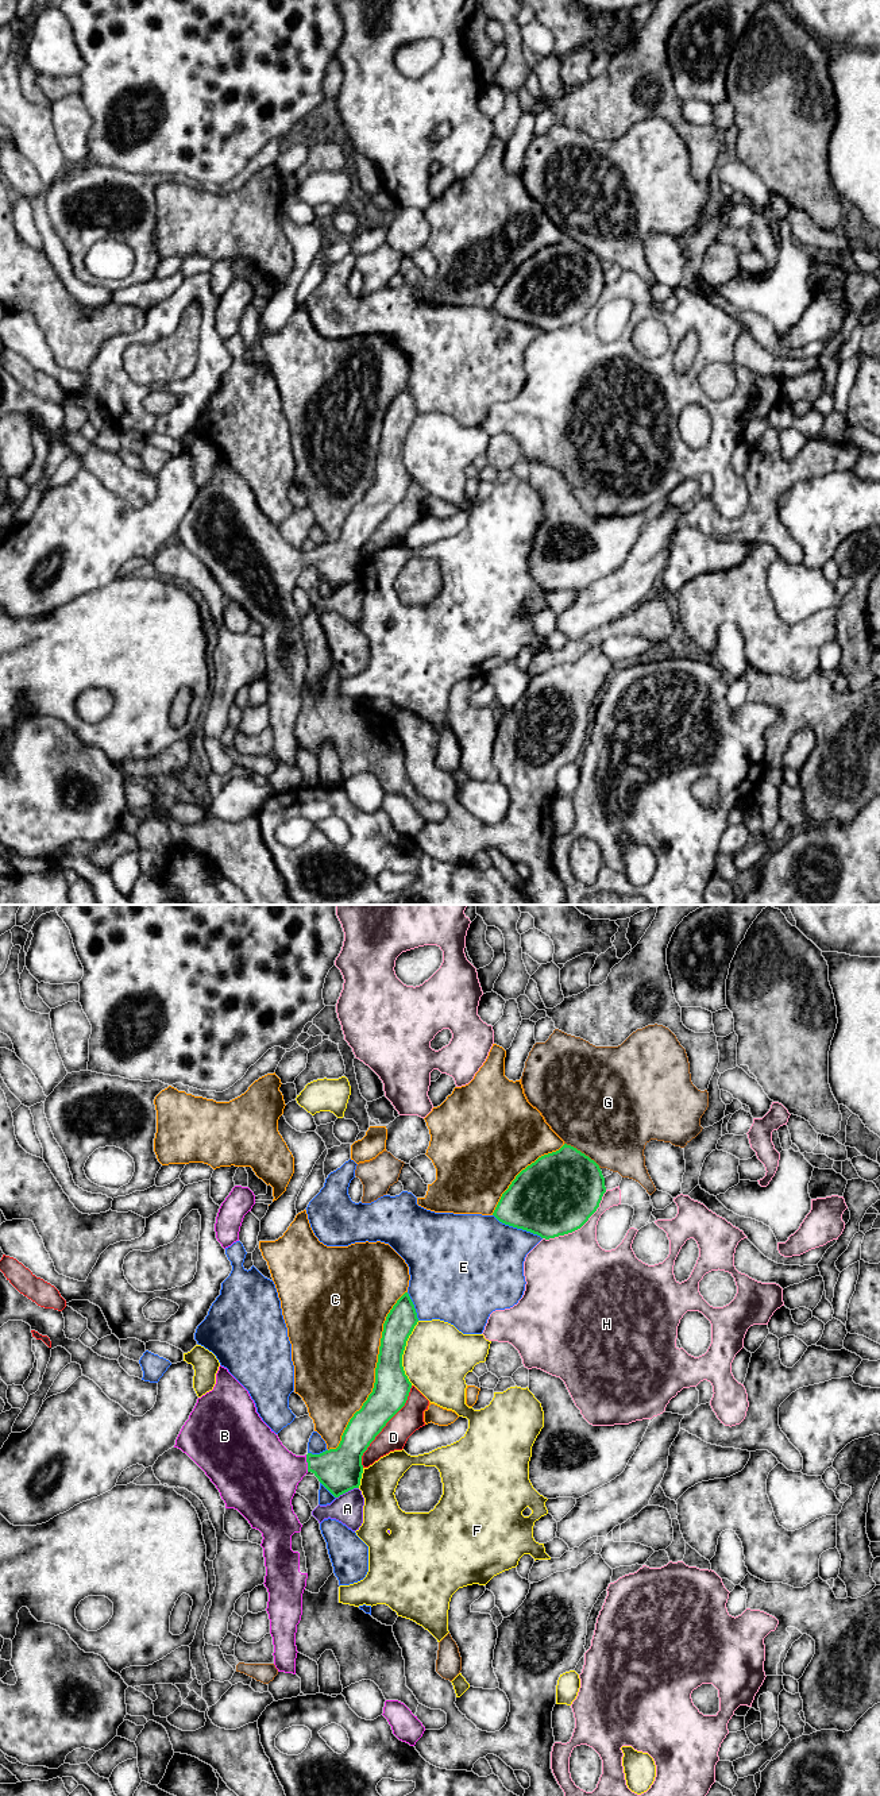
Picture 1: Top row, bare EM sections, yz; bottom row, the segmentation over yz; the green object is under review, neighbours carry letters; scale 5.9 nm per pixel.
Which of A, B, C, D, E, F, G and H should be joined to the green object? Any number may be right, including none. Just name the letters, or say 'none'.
B

